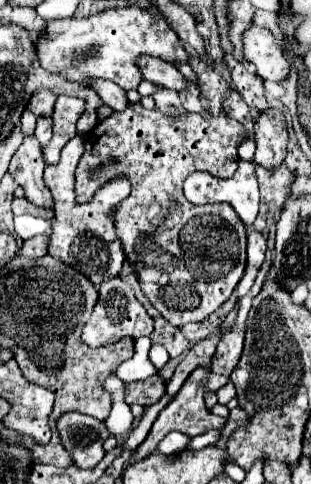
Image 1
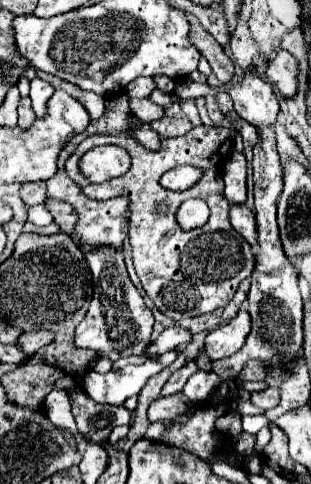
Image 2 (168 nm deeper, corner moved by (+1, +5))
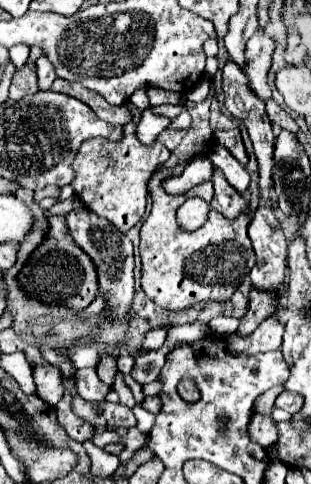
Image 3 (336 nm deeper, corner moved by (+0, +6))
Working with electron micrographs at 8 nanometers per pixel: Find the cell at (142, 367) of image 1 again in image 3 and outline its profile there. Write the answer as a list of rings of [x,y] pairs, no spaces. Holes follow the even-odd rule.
[[[70,347],[66,351],[66,355],[70,357],[70,361],[74,363],[74,367],[88,367],[88,365],[98,365],[98,351],[92,347]]]

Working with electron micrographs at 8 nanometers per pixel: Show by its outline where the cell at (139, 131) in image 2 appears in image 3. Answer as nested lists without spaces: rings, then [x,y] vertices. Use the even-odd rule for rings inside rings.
[[[126,103],[136,117],[124,125],[124,139],[118,143],[104,141],[102,137],[96,137],[92,141],[84,141],[80,147],[74,169],[76,169],[76,179],[72,181],[72,187],[76,191],[76,197],[94,213],[100,213],[100,217],[106,217],[116,225],[122,233],[132,229],[144,215],[146,209],[146,189],[152,173],[170,157],[170,151],[156,141],[152,149],[144,149],[136,141],[134,129],[136,121],[140,121],[140,109],[136,109],[132,103]]]

